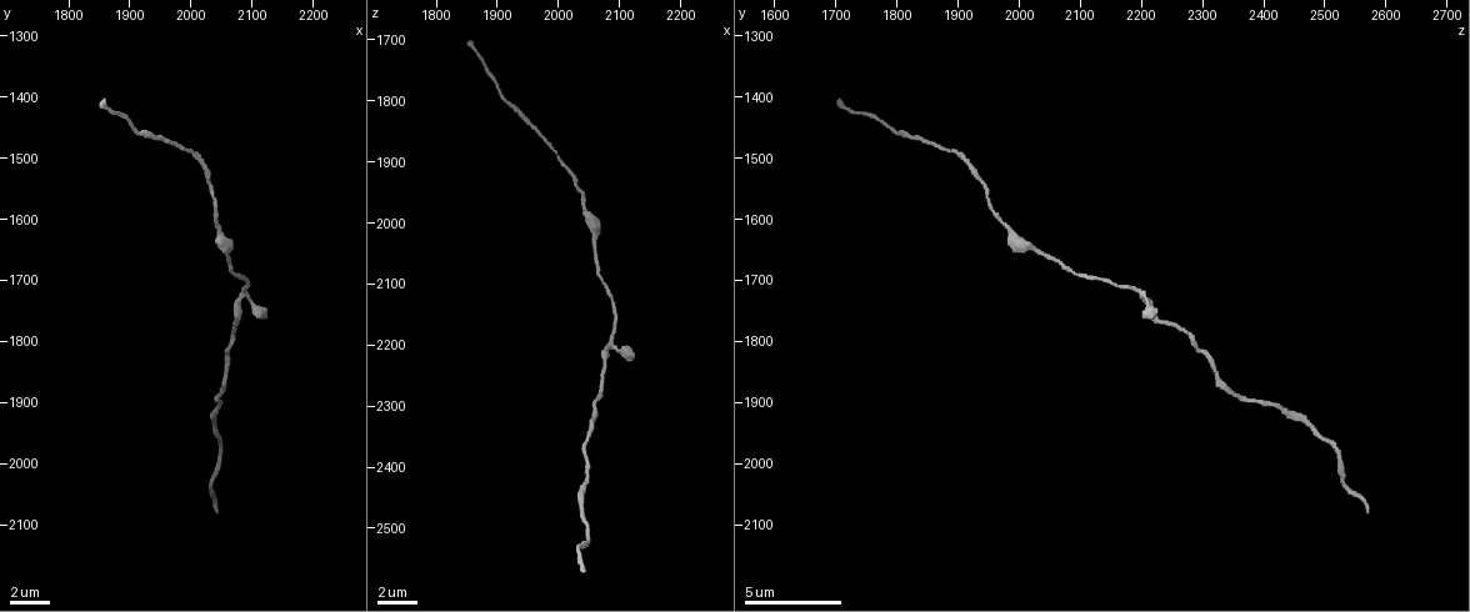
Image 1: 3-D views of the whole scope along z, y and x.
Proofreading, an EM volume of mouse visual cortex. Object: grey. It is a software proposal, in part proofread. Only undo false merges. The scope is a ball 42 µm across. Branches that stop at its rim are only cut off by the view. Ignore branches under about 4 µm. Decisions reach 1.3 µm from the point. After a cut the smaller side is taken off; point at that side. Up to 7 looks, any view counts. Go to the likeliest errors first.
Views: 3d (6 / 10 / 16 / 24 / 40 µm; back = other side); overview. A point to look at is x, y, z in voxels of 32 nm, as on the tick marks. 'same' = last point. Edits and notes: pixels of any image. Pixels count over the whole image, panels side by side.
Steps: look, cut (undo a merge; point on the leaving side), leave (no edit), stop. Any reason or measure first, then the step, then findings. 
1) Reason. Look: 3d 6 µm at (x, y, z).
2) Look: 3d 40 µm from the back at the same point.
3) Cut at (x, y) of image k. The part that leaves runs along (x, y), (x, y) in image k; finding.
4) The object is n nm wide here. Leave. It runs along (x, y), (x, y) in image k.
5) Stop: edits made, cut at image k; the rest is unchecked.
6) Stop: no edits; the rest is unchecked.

Sudden change in width. Look: 3d 10 µm at (2045, 1615, 1980).

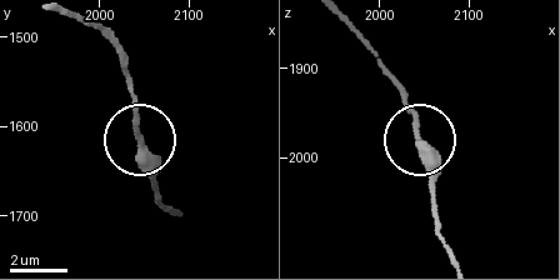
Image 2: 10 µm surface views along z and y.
Leave. It runs along (179, 214), (155, 188), (126, 71) in image 2; continuous, no second neuron.

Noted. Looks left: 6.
Thick turns thin. Look: 3d 16 µm at (2085, 1725, 2195).

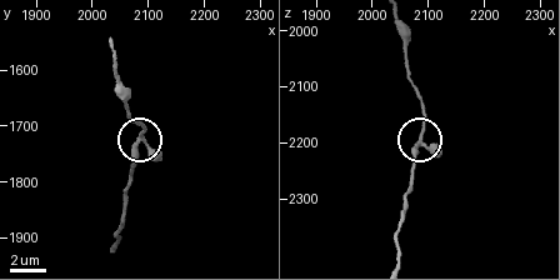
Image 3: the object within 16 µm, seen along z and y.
Leave. It runs along (425, 113), (425, 129), (413, 163) in image 3; one neuron here.

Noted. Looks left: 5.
Calibre changes. Look: 3d 10 µm at (2040, 1940, 2480).

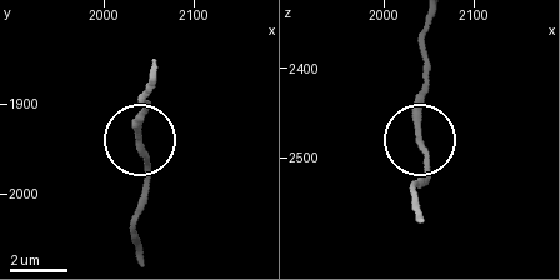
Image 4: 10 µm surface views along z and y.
Look: 3d 6 µm at (2040, 1945, 2485).

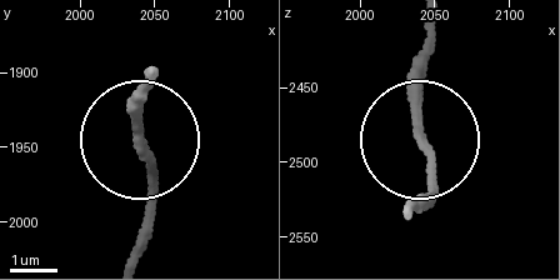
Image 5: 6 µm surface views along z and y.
Leave. It runs along (429, 24), (416, 131), (429, 200) in image 5; continuous, no second neuron.

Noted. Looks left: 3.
Stop: no edits; the rest is unchecked.

